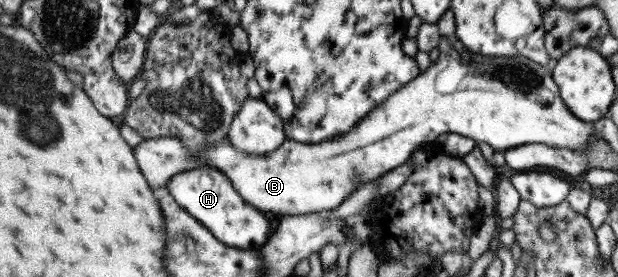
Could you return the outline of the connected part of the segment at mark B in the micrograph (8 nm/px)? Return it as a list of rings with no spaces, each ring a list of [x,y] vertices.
[[[446,38],[438,42],[439,54],[425,71],[415,76],[405,86],[386,96],[382,103],[373,107],[345,135],[322,140],[317,144],[296,143],[285,139],[274,152],[267,155],[245,155],[235,150],[227,138],[208,142],[202,150],[188,150],[176,138],[143,139],[134,148],[135,162],[151,190],[166,188],[167,181],[177,173],[197,167],[211,167],[222,172],[251,207],[277,220],[283,215],[295,216],[317,213],[335,208],[343,198],[353,194],[364,182],[369,182],[397,168],[418,146],[434,144],[436,136],[444,132],[454,132],[474,140],[475,144],[485,142],[500,154],[503,149],[522,144],[544,144],[553,148],[578,150],[584,148],[588,140],[598,138],[593,131],[593,123],[580,121],[567,110],[553,82],[552,75],[545,68],[524,56],[481,57],[477,62],[459,58]]]

